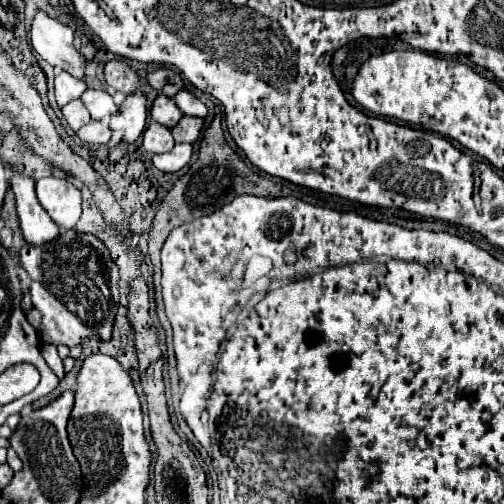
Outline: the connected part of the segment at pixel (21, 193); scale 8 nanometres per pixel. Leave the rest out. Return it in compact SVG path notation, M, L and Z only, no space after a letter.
M14 174L10 178L10 186L16 196L18 222L20 222L20 230L24 234L26 244L42 246L44 242L52 242L52 238L58 238L60 236L58 226L42 210L38 198L36 198L34 180L24 174Z

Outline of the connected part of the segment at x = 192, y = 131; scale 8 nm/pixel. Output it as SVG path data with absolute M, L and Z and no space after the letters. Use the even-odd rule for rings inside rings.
M184 116L184 118L172 128L172 136L174 136L176 142L196 142L202 124L204 124L204 118Z

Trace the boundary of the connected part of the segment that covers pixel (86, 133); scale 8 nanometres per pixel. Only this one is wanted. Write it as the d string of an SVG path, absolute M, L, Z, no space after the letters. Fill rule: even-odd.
M92 120L90 124L86 124L84 128L80 128L78 132L78 138L82 140L82 142L86 142L86 144L106 144L108 140L110 140L110 128L108 126L104 126L102 122L96 122L96 120Z

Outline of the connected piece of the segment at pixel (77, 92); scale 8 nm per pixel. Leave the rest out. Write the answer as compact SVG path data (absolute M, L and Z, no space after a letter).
M60 72L54 80L54 90L56 90L56 102L62 108L64 104L68 104L70 100L76 100L82 96L82 92L86 90L86 84L66 72Z

